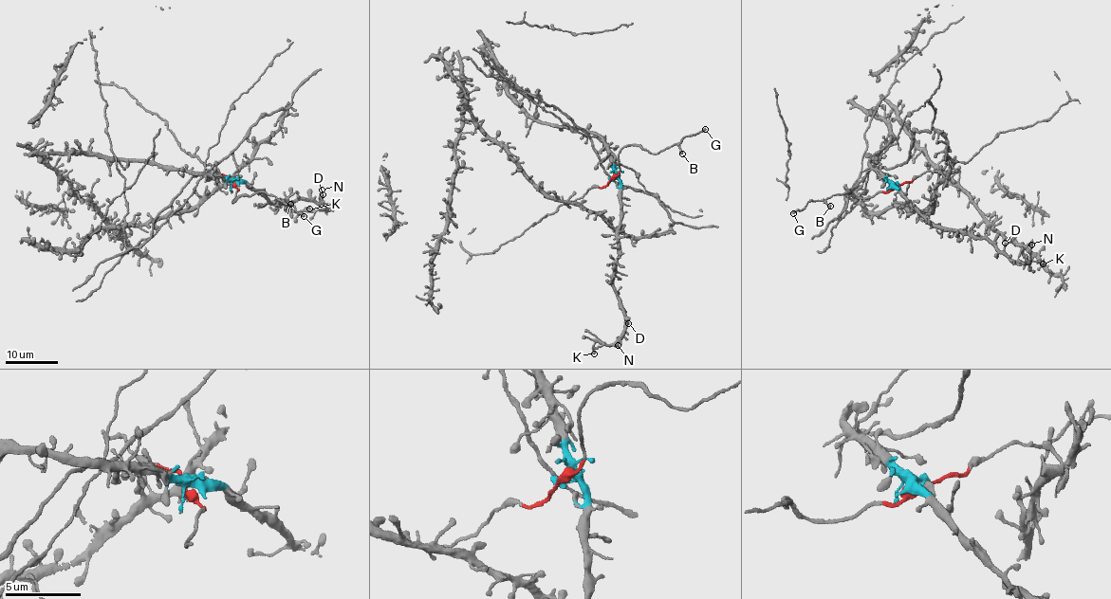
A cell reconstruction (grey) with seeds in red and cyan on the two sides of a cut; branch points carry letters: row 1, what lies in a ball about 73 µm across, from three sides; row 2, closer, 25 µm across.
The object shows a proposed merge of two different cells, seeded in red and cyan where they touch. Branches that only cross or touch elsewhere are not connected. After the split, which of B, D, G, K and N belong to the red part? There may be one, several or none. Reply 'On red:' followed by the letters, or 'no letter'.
On red: B, G

